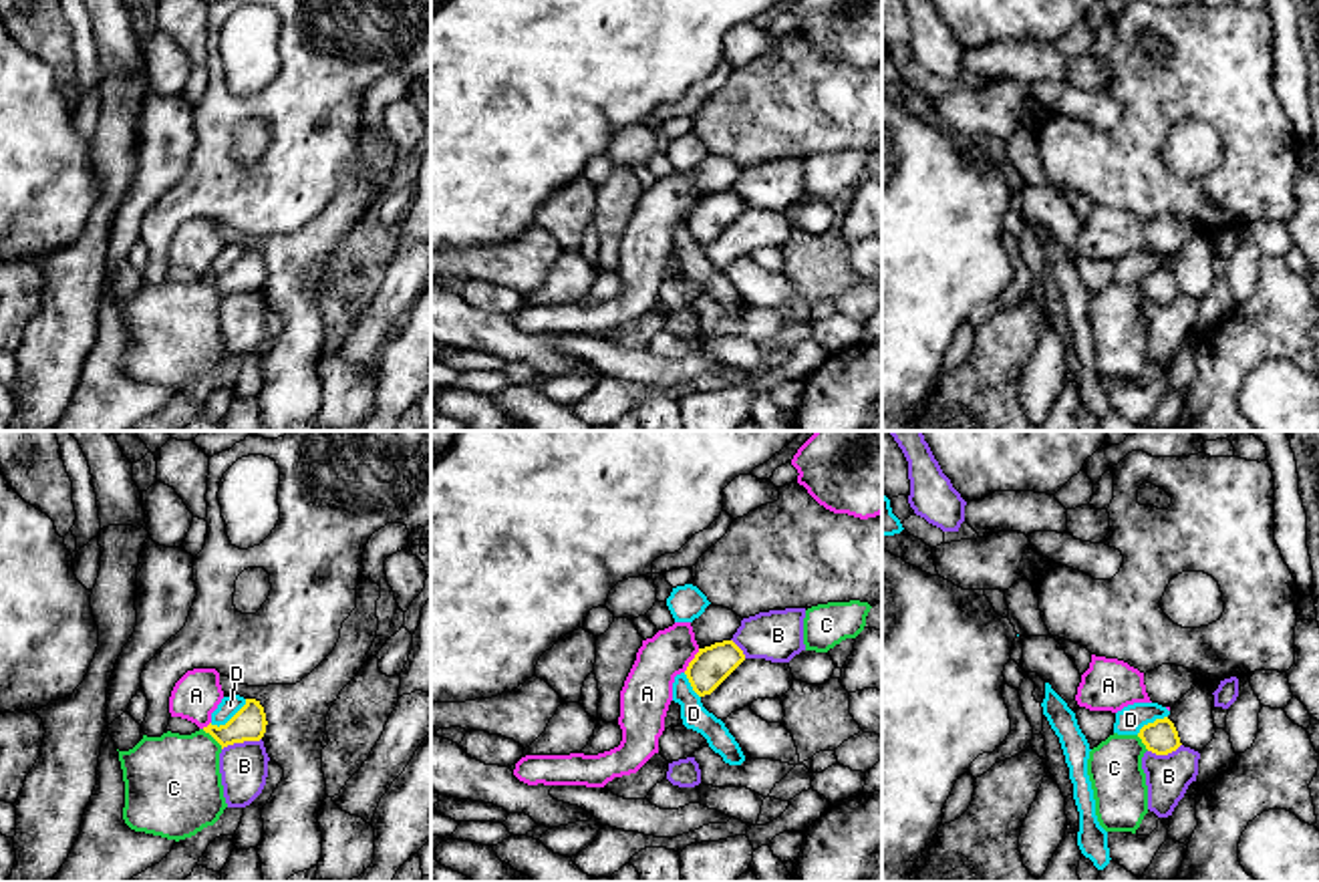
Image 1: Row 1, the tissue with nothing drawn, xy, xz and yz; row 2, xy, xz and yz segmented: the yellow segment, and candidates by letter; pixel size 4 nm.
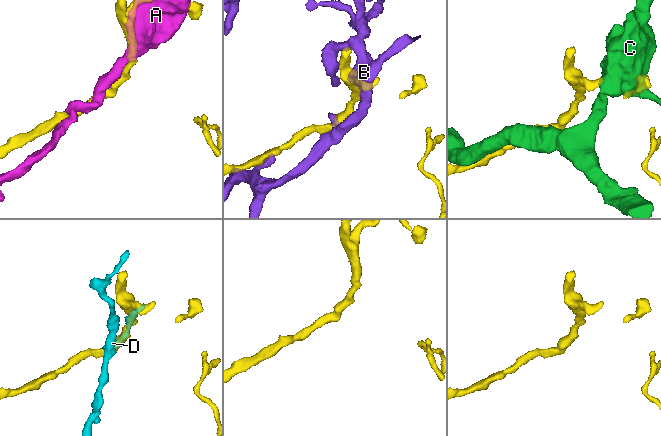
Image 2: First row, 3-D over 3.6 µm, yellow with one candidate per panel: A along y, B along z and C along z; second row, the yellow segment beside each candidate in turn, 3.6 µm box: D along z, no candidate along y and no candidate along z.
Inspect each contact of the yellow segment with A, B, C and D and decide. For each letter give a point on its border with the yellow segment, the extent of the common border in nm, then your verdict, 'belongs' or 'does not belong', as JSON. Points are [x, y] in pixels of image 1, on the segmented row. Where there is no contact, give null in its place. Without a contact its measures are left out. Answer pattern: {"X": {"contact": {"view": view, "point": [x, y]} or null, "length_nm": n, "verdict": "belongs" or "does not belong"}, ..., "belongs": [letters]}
{"A": {"contact": {"view": "xz", "point": [691, 661]}, "length_nm": 120, "verdict": "does not belong"}, "B": {"contact": {"view": "xy", "point": [240, 742]}, "length_nm": 170, "verdict": "does not belong"}, "C": {"contact": {"view": "xy", "point": [212, 736]}, "length_nm": 120, "verdict": "does not belong"}, "D": {"contact": {"view": "xy", "point": [230, 719]}, "length_nm": 180, "verdict": "does not belong"}, "belongs": []}

